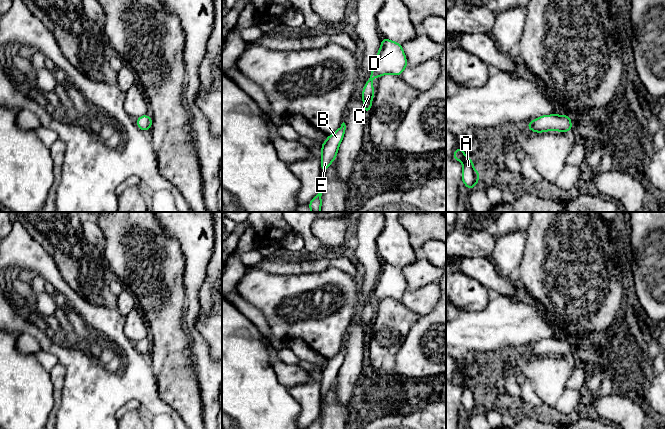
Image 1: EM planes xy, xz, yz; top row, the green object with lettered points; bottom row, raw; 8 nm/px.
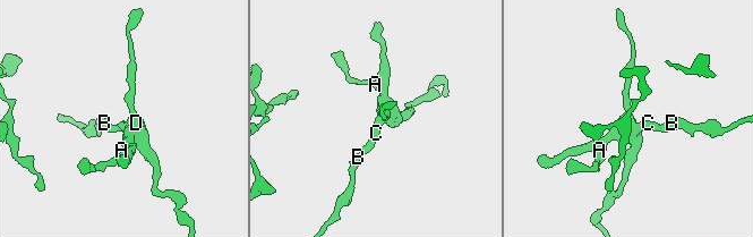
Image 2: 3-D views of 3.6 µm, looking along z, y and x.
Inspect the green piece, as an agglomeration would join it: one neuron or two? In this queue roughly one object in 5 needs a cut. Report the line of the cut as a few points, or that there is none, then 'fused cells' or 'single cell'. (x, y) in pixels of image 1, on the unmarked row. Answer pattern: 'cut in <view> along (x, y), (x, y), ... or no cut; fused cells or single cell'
no cut; single cell

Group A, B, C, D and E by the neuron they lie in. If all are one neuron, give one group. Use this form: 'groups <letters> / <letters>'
groups A B C D E

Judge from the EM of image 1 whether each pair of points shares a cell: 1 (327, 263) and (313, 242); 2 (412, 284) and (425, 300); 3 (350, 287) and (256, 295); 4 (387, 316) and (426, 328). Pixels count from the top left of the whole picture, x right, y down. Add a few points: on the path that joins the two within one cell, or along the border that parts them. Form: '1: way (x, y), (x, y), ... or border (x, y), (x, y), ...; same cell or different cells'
1: border (318, 255), (329, 256); different cells
2: border (435, 281), (408, 290); different cells
3: way (327, 281), (305, 282), (279, 288); same cell
4: border (421, 316), (411, 327), (402, 345); different cells

